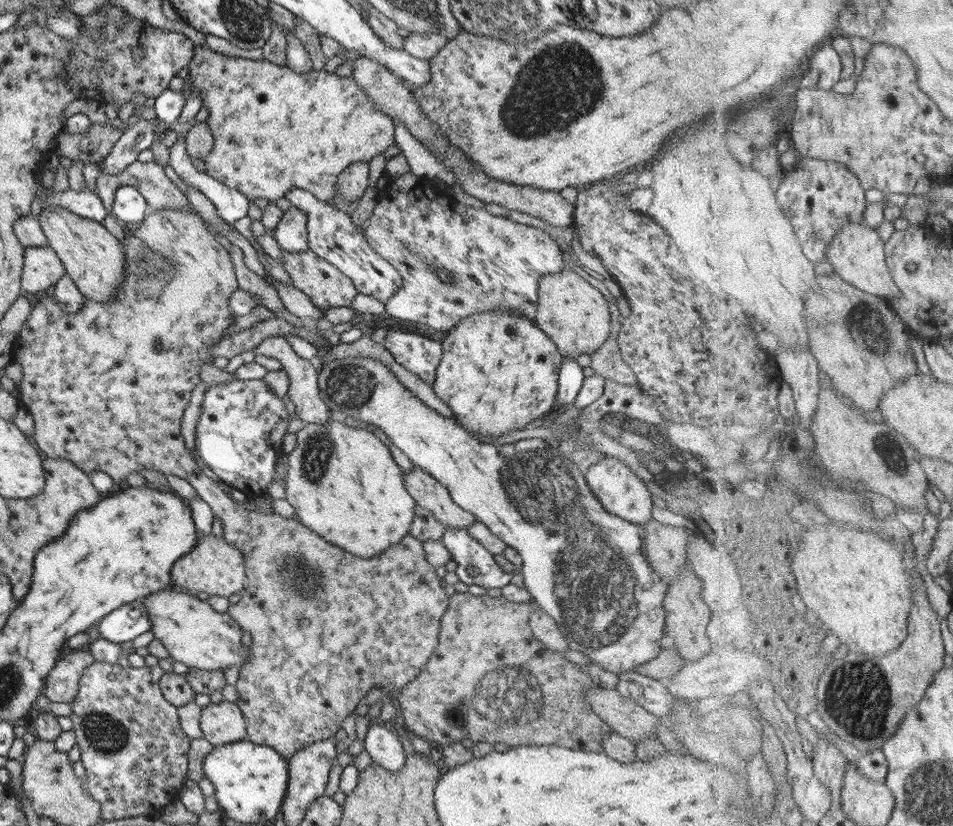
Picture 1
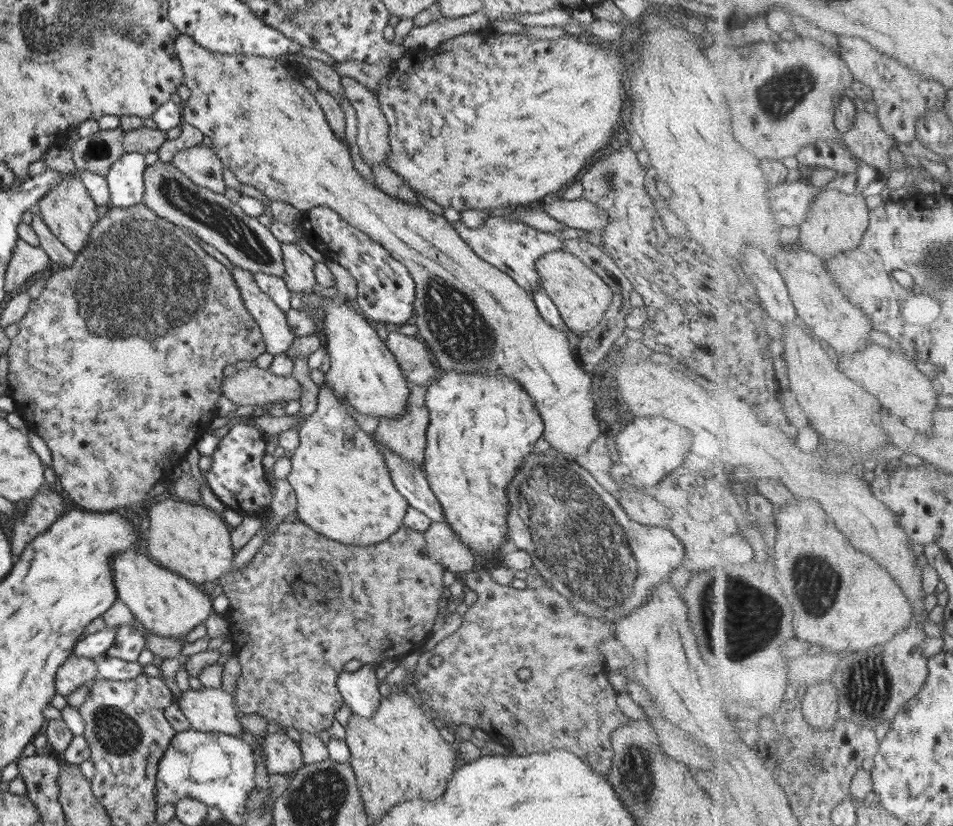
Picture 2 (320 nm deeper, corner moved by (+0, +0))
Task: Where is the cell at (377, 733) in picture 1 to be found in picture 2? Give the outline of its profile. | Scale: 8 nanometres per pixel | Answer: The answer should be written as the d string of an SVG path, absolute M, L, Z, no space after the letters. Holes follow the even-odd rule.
M371 663L362 664L354 672L341 671L336 676L336 687L354 715L369 718L376 711L380 696Z

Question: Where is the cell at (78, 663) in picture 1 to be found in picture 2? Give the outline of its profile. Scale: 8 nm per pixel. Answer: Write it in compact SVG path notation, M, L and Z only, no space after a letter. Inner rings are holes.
M69 653L63 664L57 668L54 687L57 694L66 697L81 685L97 678L96 660Z

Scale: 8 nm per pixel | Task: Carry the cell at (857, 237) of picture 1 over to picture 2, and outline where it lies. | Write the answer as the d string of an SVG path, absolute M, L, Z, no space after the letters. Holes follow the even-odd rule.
M839 191L822 192L811 204L807 220L799 226L801 247L814 252L823 260L859 248L864 240L867 227L870 226L870 211L865 197L860 194Z

